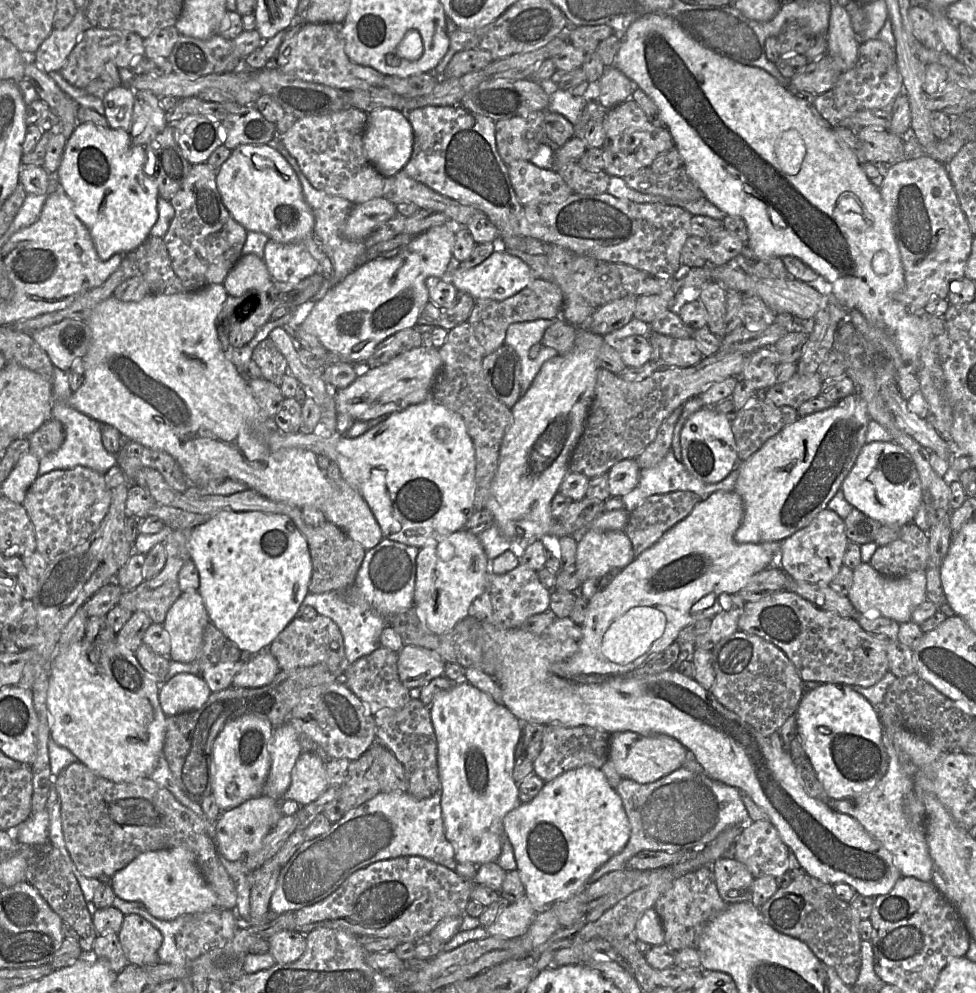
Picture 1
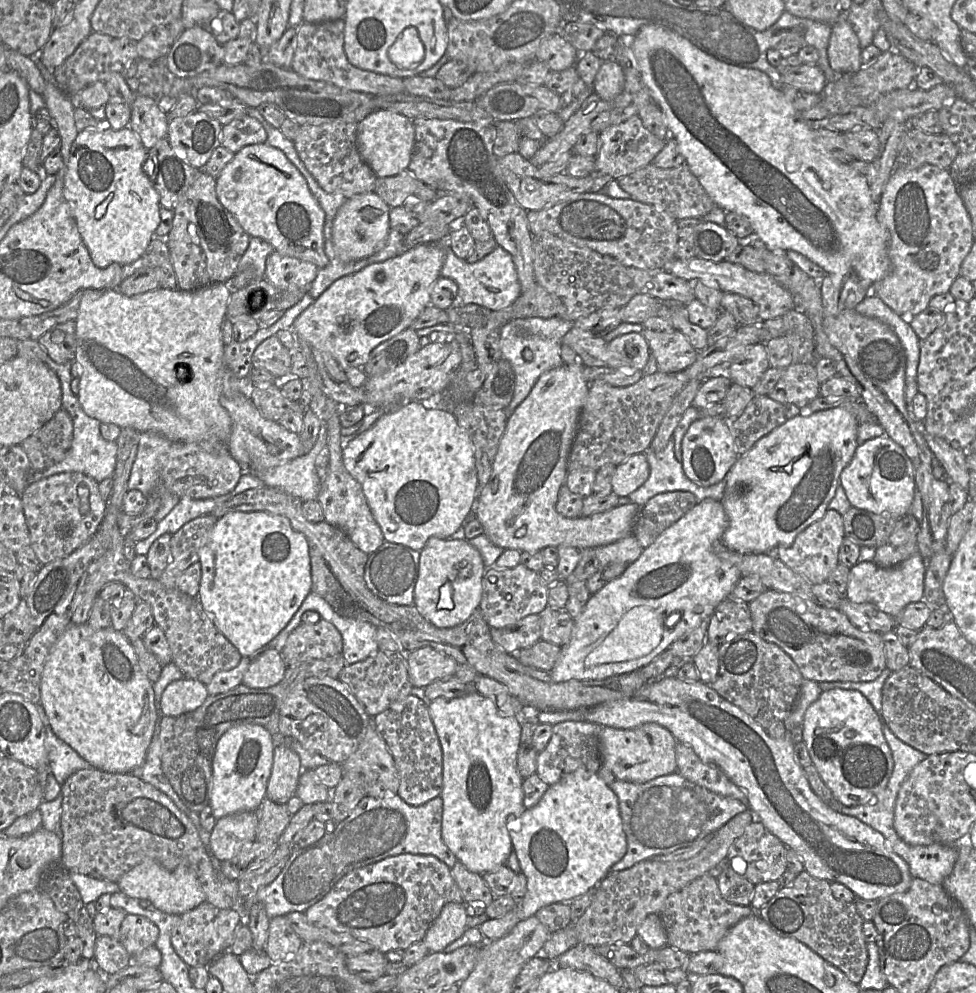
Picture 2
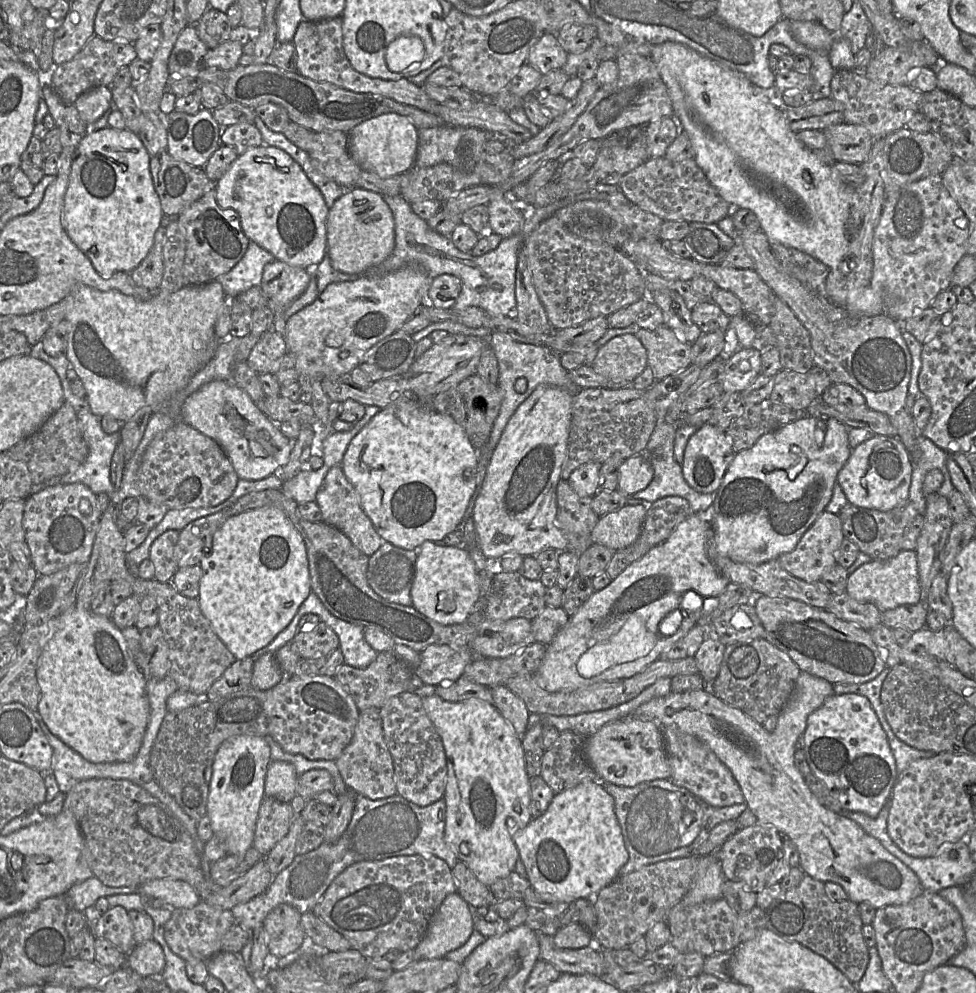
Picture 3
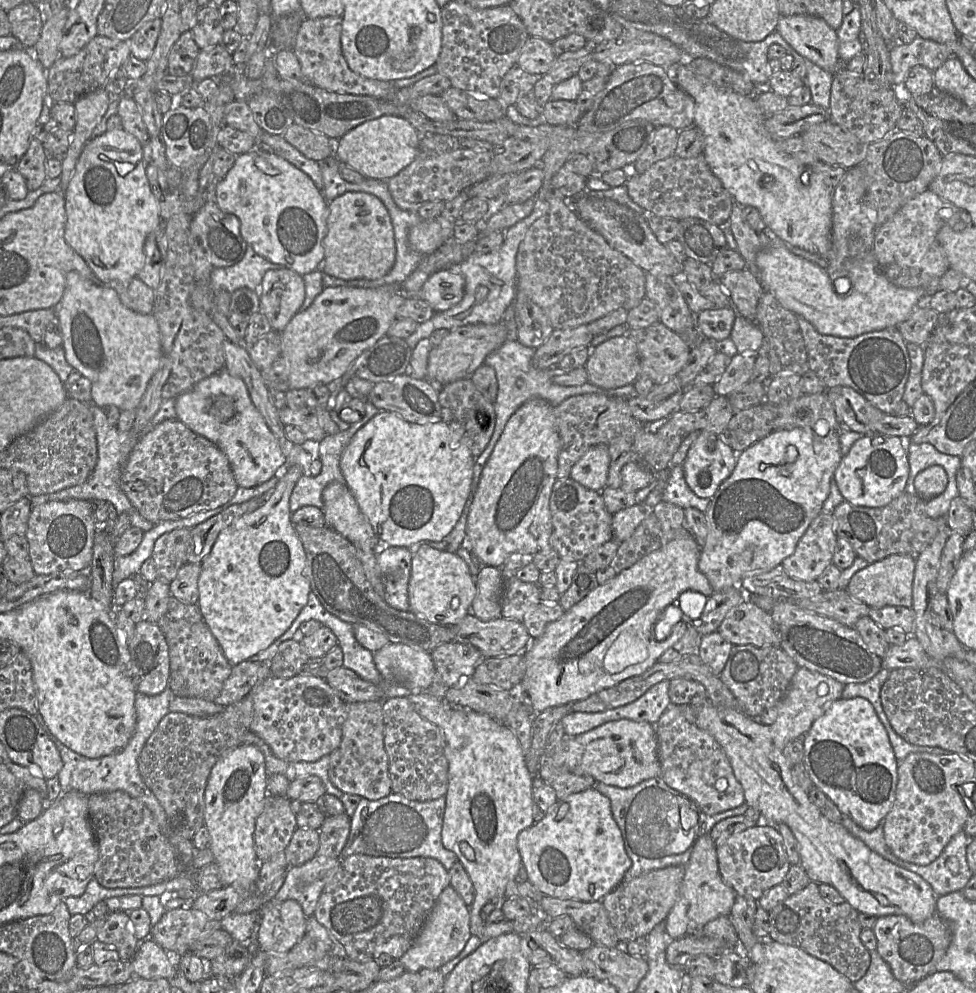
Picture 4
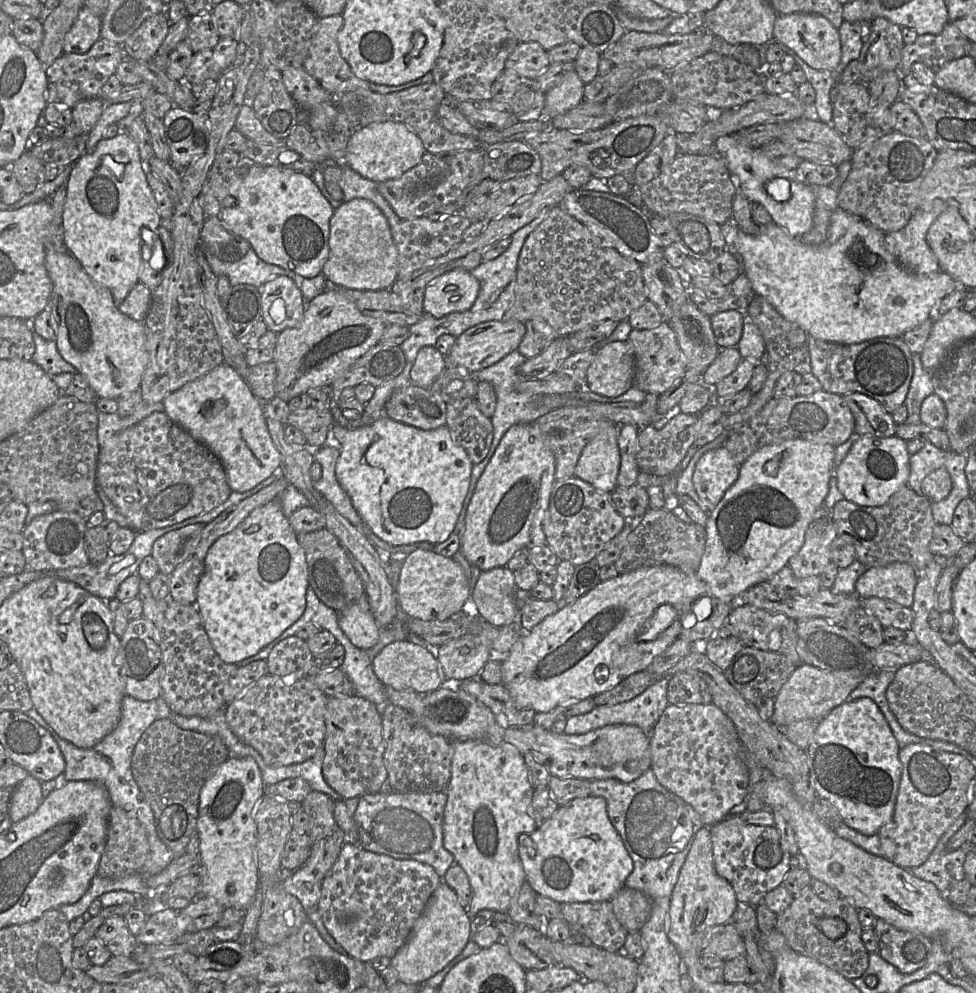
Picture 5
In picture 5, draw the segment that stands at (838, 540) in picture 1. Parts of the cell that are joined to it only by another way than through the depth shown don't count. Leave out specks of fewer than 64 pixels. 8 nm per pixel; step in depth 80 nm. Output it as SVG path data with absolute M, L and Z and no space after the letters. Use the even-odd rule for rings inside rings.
M831 512L829 516L821 516L815 518L808 526L805 532L804 543L800 548L799 552L792 556L788 561L788 566L792 569L794 575L797 578L806 578L810 576L819 576L824 569L829 565L831 562L830 559L830 545L834 541L834 539L838 536L837 529L835 523L831 517Z

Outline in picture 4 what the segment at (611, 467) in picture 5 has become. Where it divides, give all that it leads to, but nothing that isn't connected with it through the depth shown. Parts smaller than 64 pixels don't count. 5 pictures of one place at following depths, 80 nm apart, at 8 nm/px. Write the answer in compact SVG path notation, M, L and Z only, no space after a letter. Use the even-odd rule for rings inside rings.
M598 444L589 448L572 467L569 478L590 490L600 492L606 487L609 465L608 445Z

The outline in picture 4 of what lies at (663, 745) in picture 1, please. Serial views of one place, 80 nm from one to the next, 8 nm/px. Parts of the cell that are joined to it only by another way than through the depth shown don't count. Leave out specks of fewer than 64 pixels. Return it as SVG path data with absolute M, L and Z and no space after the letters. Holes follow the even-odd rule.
M620 719L606 722L579 735L564 735L556 744L547 744L546 753L556 765L579 775L590 775L597 782L628 788L660 777L658 741L654 725L646 721Z

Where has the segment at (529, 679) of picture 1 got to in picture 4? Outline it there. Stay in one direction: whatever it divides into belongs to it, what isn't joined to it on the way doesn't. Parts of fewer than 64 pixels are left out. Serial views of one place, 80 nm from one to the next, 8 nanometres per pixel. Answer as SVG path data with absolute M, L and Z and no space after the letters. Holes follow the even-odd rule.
M798 667L785 695L776 705L777 718L772 725L763 725L758 719L752 719L741 711L717 707L709 700L706 703L688 705L695 713L694 724L709 732L725 751L734 775L742 786L744 803L757 809L762 820L767 824L784 823L790 828L798 845L799 865L804 869L810 881L833 886L858 912L865 912L877 918L902 915L913 922L923 922L937 913L937 896L930 884L918 874L892 863L871 850L840 823L831 822L824 817L809 800L808 794L794 782L792 768L783 754L783 749L789 742L802 738L826 708L832 702L842 698L844 686L829 676Z

